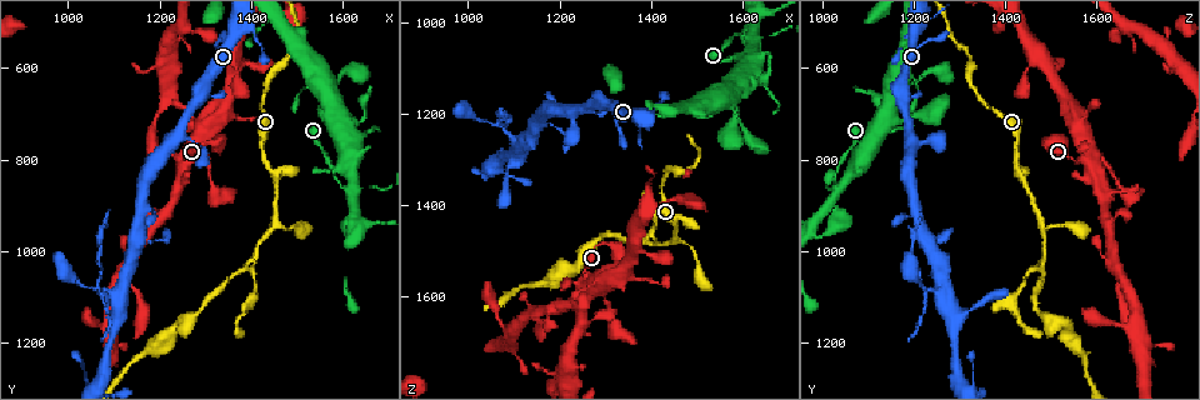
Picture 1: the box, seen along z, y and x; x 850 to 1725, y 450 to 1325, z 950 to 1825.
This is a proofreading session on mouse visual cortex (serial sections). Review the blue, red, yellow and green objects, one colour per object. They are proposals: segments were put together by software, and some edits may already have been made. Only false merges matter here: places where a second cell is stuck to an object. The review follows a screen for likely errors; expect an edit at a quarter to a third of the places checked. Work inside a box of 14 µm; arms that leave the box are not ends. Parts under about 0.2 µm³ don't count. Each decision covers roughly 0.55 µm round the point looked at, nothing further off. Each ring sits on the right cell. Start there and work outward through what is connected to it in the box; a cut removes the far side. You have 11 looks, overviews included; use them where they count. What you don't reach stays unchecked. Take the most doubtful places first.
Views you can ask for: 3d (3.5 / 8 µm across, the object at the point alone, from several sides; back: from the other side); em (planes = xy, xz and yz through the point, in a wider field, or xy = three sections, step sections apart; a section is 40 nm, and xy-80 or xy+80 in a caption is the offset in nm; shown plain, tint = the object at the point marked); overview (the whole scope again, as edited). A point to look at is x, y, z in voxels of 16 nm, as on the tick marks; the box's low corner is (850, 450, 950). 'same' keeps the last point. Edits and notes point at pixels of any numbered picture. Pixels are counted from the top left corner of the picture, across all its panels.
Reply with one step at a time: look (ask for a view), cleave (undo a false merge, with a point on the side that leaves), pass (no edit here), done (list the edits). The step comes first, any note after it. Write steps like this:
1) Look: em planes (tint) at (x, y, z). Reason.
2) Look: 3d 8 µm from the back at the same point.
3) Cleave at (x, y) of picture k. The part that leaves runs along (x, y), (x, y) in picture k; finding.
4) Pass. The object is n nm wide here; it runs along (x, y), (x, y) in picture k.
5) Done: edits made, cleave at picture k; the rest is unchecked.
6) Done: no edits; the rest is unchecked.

Look: 3d 3.5 µm at (1605, 860, 1035). Thin arm on a thick one.

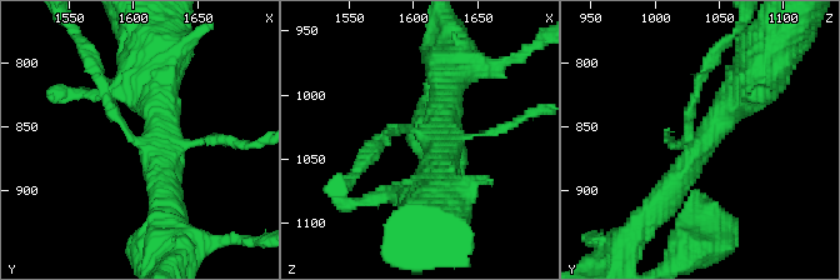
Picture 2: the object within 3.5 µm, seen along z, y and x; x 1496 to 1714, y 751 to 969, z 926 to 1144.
Look: em planes (tint) at (1612, 864, 1034). Now the EM.

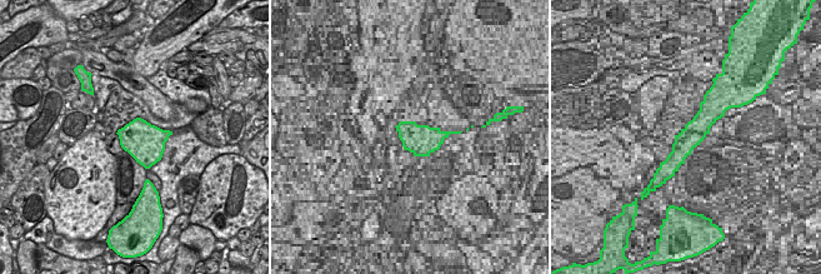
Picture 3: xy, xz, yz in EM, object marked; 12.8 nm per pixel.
Pass. One cell here.

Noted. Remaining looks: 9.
Look: 3d 3.5 µm at (1390, 1030, 1485). Arms part here.

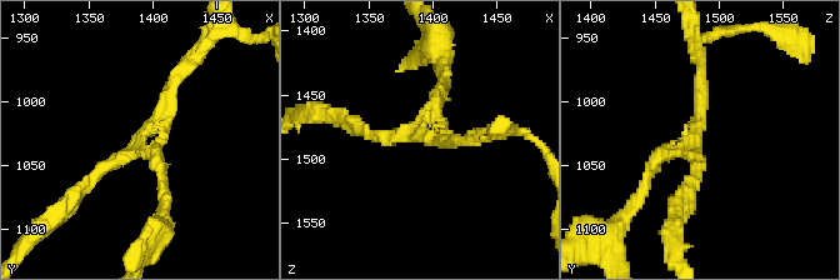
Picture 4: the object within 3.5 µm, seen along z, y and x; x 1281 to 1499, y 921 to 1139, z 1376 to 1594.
Look: em xy step 2 (tint) at (1392, 1030, 1480).

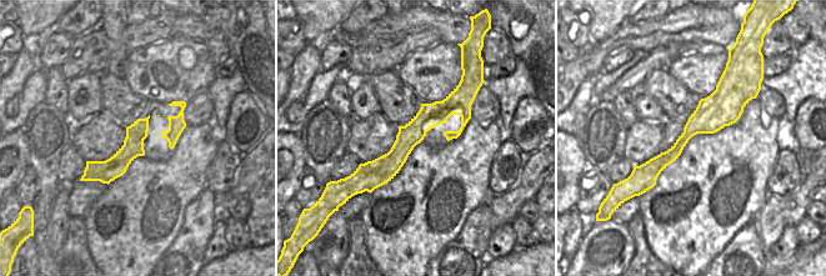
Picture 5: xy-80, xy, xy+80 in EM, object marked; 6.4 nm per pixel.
Pass. The object is 160 nm wide here; it runs along (471, 78), (378, 172), (350, 187) in picture 5; continuous, no second cell.

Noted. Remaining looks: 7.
Look: 3d 8 µm from the back at (1295, 785, 1600). Sharp bend.

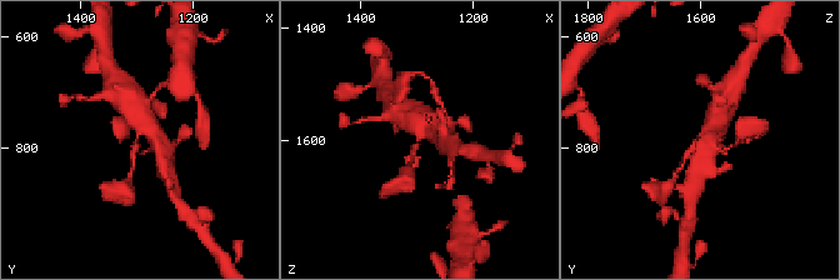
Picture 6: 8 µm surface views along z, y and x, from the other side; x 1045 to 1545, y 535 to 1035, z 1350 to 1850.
Look: em xy step 5 (tint) at (1295, 780, 1605).

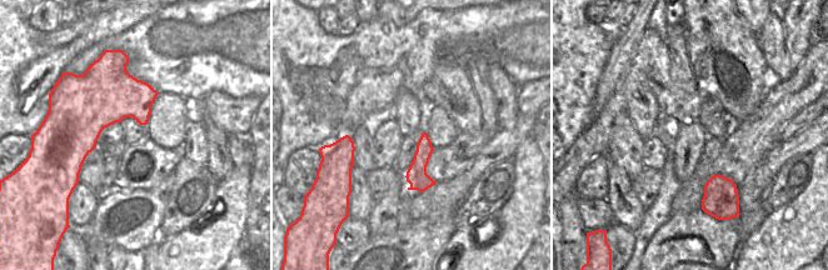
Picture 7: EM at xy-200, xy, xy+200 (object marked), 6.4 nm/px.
Pass. The arms are 150, 450 nm wide; it runs along (711, 139), (703, 129), (679, 168) in picture 6; one cell here.

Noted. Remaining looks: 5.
Look: 3d 3.5 µm at (1100, 1090, 1260). Three-way junction.

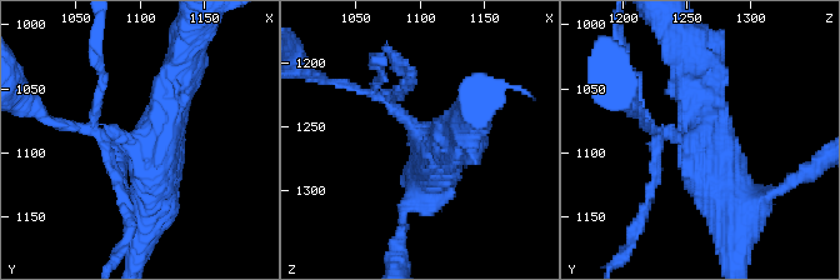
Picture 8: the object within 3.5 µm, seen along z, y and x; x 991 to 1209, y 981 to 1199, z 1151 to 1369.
Cleave at (655, 179) of picture 8. The arms are 150, 450, 600 nm wide; the part that leaves runs along (675, 136), (644, 125), (628, 94) in picture 8; a second cell is stuck on.

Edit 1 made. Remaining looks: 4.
Done: edits made, cleave at picture 8; the rest is unchecked.

